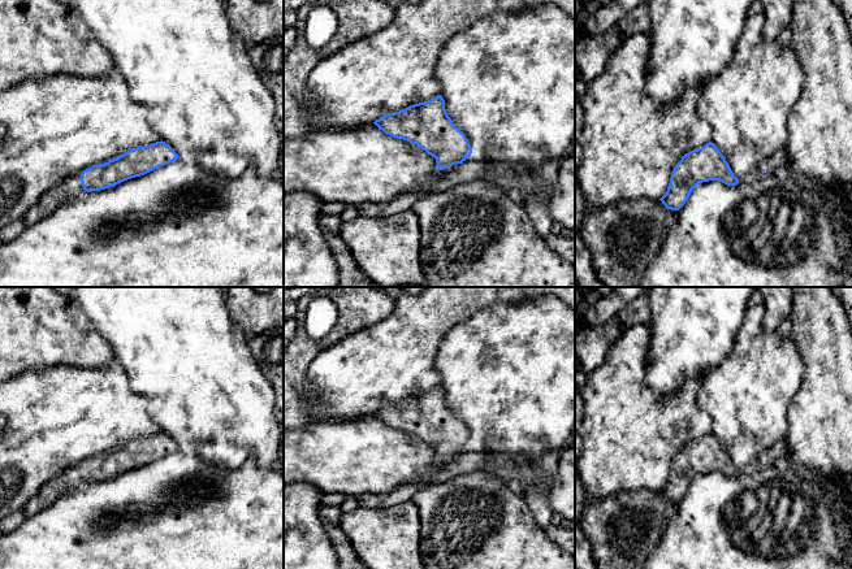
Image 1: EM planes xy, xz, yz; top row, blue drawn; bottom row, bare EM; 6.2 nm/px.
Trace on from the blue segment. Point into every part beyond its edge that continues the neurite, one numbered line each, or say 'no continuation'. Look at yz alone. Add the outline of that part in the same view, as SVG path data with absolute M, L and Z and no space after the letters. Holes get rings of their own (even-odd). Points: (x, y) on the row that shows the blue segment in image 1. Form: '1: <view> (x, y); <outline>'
1: yz (777, 160); M784 149L774 153L771 157L762 161L758 168L748 177L748 179L753 186L756 186L761 179L771 177L777 168L783 166L784 158Z

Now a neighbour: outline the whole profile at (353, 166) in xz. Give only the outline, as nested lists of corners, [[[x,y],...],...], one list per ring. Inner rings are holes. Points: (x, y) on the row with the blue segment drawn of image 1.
[[[367,123],[356,130],[316,130],[294,138],[284,139],[284,192],[310,192],[323,203],[343,203],[360,205],[364,203],[386,203],[403,194],[425,196],[432,194],[445,177],[460,169],[455,164],[438,170],[436,158],[416,144],[386,135],[375,123]]]

